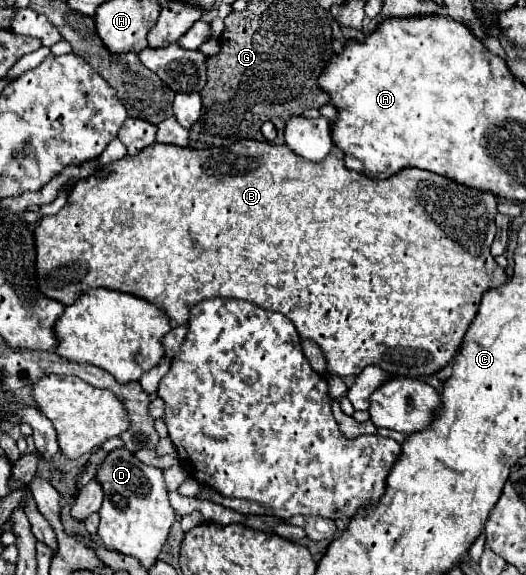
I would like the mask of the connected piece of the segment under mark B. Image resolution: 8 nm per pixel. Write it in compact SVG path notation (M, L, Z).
M240 140L226 148L194 150L174 144L156 144L142 150L138 156L124 156L110 166L110 174L92 174L78 180L66 206L54 216L42 216L34 228L36 242L36 282L44 296L58 300L66 306L74 304L86 290L110 288L142 296L166 310L174 326L188 322L190 310L210 298L240 298L252 302L264 310L280 312L296 324L302 338L314 340L328 358L328 374L358 376L366 366L376 364L394 376L428 376L444 368L460 348L472 320L478 314L482 294L498 288L506 282L506 272L490 254L490 244L496 234L496 196L466 188L450 178L438 176L420 168L404 168L386 180L372 180L356 170L348 170L344 164L344 152L332 150L328 162L304 162L298 154L282 144Z

